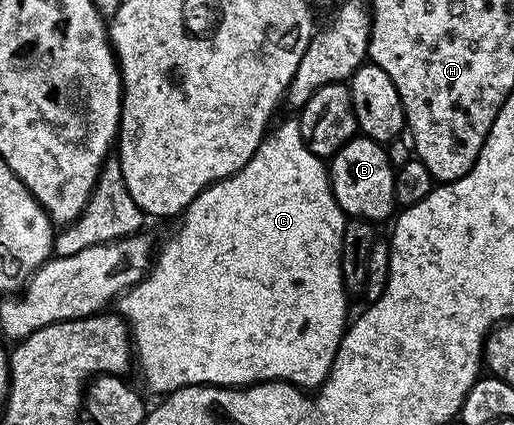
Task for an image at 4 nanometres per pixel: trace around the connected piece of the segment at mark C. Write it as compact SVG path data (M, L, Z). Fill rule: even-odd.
M290 119L283 125L277 125L275 124L268 135L263 137L256 155L248 159L248 163L240 172L210 185L186 208L180 217L182 226L160 245L150 272L141 281L136 282L127 293L123 293L116 302L117 312L130 326L132 349L136 354L136 369L138 365L147 387L158 393L157 395L174 393L186 385L245 387L256 385L259 381L286 381L290 385L298 386L299 389L314 391L325 383L326 376L330 373L342 342L342 335L348 328L348 294L340 271L340 243L348 217L334 198L327 162L308 151L300 135L297 120Z

